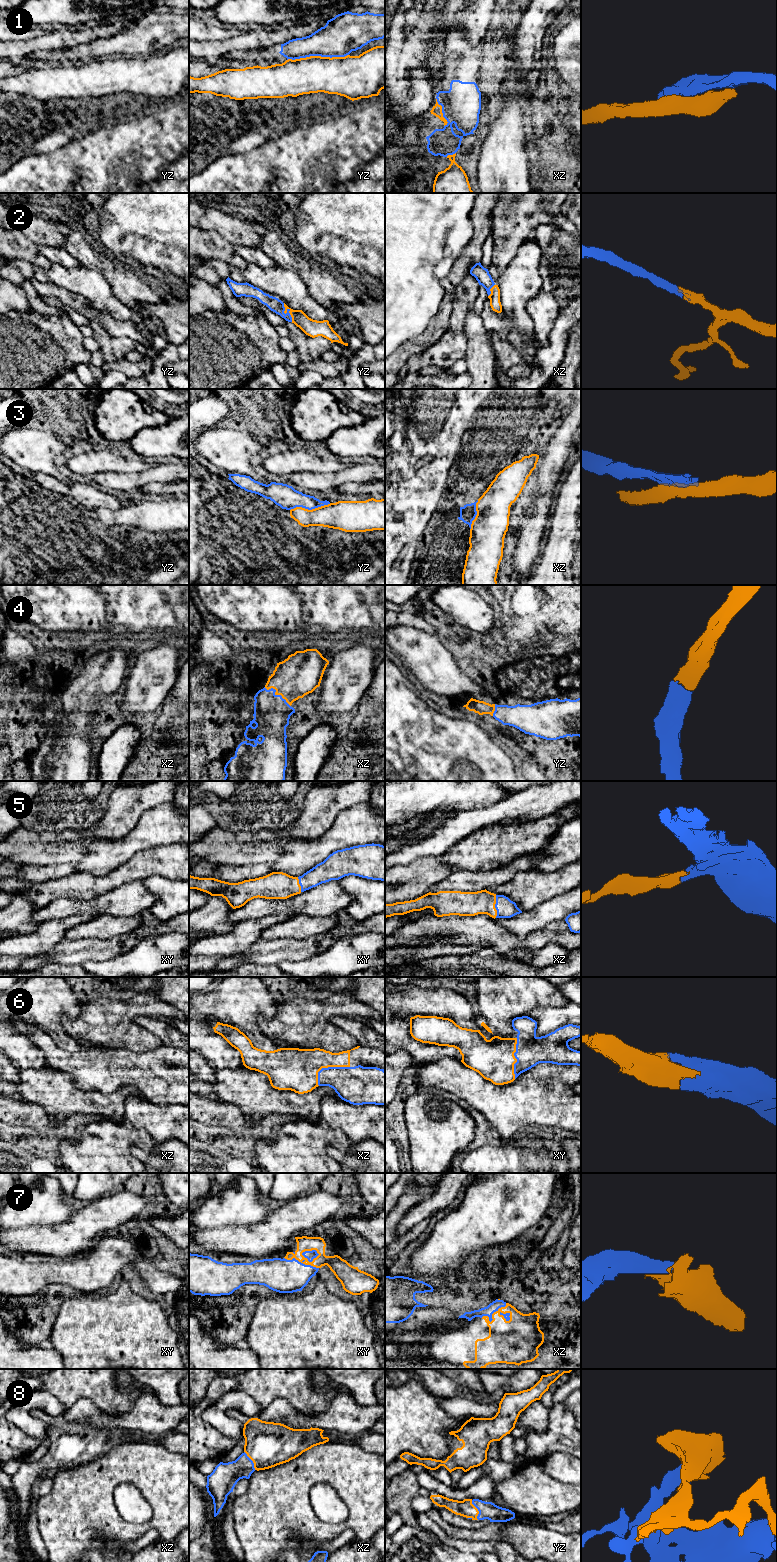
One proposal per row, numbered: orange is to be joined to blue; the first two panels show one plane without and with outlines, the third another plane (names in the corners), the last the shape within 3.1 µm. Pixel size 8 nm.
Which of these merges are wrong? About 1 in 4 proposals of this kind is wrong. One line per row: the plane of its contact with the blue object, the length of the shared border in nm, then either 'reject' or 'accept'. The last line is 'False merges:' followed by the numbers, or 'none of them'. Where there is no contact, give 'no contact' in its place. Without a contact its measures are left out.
1: yz | 500 nm | reject
2: yz | 170 nm | accept
3: yz | 340 nm | reject
4: xz | 260 nm | accept
5: xz | 180 nm | accept
6: xz | 300 nm | accept
7: xy | 300 nm | accept
8: yz | 170 nm | accept
False merges: 1, 3

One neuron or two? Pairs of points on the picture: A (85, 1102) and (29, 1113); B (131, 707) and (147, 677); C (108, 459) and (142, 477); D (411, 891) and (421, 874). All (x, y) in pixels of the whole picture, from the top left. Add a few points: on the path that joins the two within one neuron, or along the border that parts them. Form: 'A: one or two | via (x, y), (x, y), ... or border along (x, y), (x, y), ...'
A: two | border along (21, 1100), (38, 1104), (44, 1109)
B: one | via (137, 700), (145, 691), (147, 684)
C: two | border along (156, 466), (128, 474)
D: one | via (411, 887), (411, 884), (417, 878)

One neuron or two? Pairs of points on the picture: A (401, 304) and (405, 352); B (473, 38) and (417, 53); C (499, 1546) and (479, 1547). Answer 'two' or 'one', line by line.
A: two
B: two
C: one

